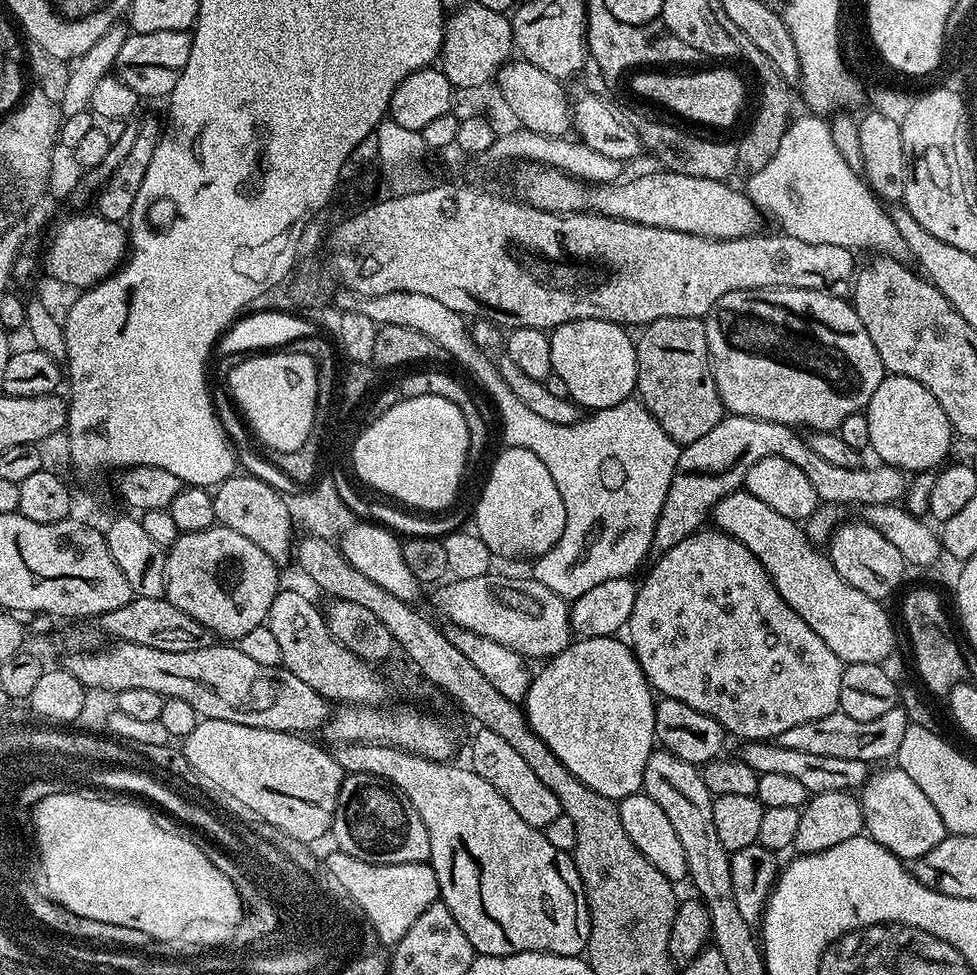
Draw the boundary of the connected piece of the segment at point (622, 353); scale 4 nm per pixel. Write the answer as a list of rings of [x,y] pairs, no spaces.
[[[571,320],[551,329],[552,371],[566,382],[569,397],[581,409],[612,408],[635,393],[636,345],[624,332],[621,325],[609,320]]]

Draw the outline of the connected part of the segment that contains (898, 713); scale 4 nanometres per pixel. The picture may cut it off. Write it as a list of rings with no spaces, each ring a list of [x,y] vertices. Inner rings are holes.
[[[901,706],[886,710],[886,714],[879,718],[870,718],[870,722],[858,722],[858,718],[850,718],[850,714],[837,710],[834,714],[826,714],[826,718],[814,718],[814,722],[802,722],[790,730],[782,730],[782,734],[775,736],[774,740],[775,743],[786,746],[786,750],[806,750],[806,754],[819,754],[822,758],[846,758],[876,766],[880,764],[879,760],[891,761],[898,754],[898,746],[902,746],[902,738],[905,737],[908,726],[907,710]]]

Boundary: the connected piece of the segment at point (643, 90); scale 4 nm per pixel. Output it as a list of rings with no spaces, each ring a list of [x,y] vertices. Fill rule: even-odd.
[[[714,68],[704,72],[702,70],[694,70],[696,72],[690,74],[660,74],[658,70],[642,70],[635,73],[630,86],[634,93],[654,100],[670,111],[694,122],[704,124],[706,126],[714,126],[716,128],[726,128],[732,125],[738,118],[740,110],[744,104],[746,90],[743,80],[732,70],[726,68]]]

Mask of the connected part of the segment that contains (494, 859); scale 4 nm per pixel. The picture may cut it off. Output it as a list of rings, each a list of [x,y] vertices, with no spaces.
[[[344,742],[336,748],[333,747],[331,754],[345,774],[357,772],[358,774],[378,776],[380,779],[388,781],[396,791],[401,792],[418,810],[418,818],[422,818],[422,822],[426,826],[426,834],[430,838],[428,860],[438,878],[440,900],[448,907],[450,914],[454,914],[454,922],[458,922],[458,926],[462,926],[462,934],[466,934],[466,938],[470,938],[473,953],[481,956],[513,956],[519,952],[548,952],[551,956],[580,956],[587,949],[590,938],[590,914],[586,906],[582,878],[578,874],[576,863],[572,861],[569,853],[550,846],[550,842],[546,842],[541,829],[522,822],[522,818],[518,818],[517,812],[510,807],[510,802],[506,802],[506,798],[502,798],[502,794],[498,794],[498,790],[494,790],[494,786],[490,786],[490,782],[486,782],[486,778],[473,772],[471,767],[455,768],[455,763],[428,760],[425,756],[416,756],[412,752],[383,742]]]

